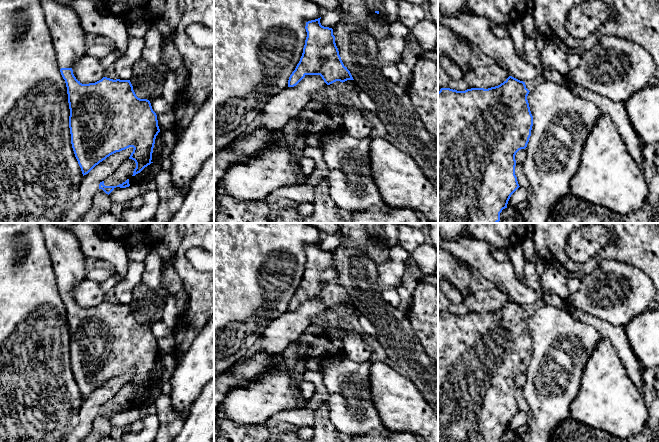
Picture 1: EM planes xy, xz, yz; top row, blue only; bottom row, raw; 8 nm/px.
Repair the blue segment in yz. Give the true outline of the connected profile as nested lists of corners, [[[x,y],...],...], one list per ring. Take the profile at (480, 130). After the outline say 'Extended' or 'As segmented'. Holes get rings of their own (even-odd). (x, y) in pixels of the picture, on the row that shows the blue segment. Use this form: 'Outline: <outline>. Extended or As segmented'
Outline: [[[509,76],[503,83],[488,89],[471,88],[457,91],[441,88],[438,92],[438,223],[498,223],[500,213],[507,208],[511,195],[520,187],[515,175],[516,153],[527,147],[533,126],[533,116],[530,111],[527,96],[529,90],[525,82]]]. As segmented

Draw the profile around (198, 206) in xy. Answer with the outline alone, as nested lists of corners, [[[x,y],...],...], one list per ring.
[[[214,154],[192,180],[181,208],[166,223],[212,223],[214,213]]]

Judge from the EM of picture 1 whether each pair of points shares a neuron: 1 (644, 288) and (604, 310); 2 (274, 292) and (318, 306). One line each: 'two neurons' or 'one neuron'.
1: one neuron
2: two neurons

